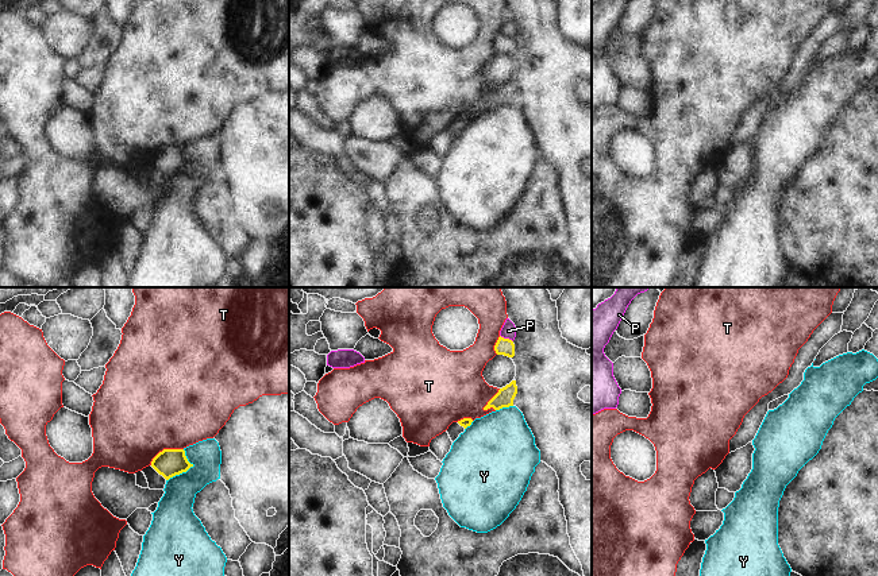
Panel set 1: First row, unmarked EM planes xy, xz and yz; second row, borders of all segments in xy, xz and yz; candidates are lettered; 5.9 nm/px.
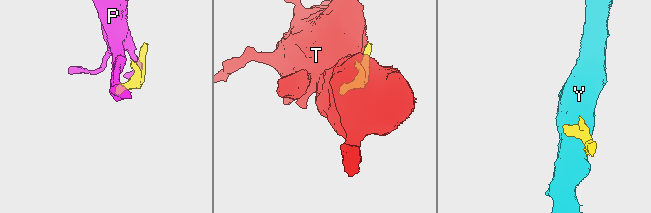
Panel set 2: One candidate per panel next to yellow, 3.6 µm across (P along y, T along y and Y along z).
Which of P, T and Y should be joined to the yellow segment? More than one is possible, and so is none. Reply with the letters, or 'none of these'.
none of these

